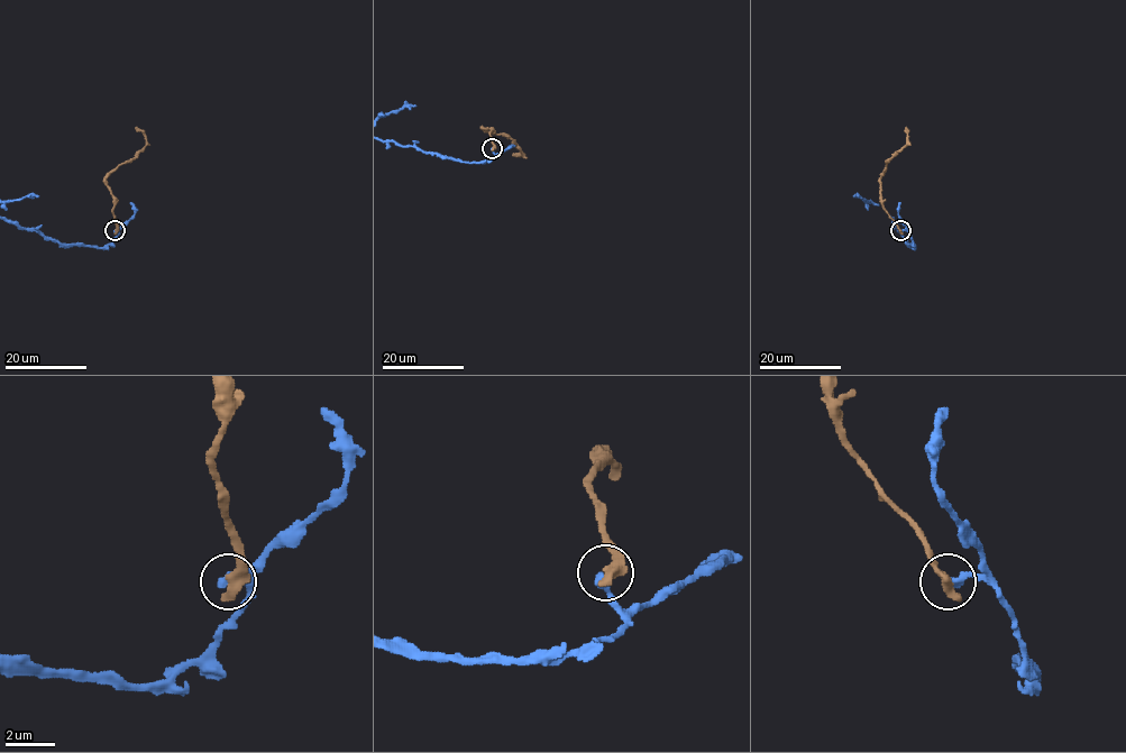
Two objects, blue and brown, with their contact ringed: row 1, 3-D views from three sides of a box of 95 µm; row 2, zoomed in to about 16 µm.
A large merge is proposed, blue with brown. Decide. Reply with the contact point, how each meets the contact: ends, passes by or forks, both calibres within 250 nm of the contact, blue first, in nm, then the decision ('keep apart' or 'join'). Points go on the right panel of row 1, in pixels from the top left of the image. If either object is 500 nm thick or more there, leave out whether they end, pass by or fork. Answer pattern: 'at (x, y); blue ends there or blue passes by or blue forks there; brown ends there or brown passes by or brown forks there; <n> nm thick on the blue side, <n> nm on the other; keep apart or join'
at (900, 230); 340 nm thick on the blue side, 500 nm on the other; keep apart

